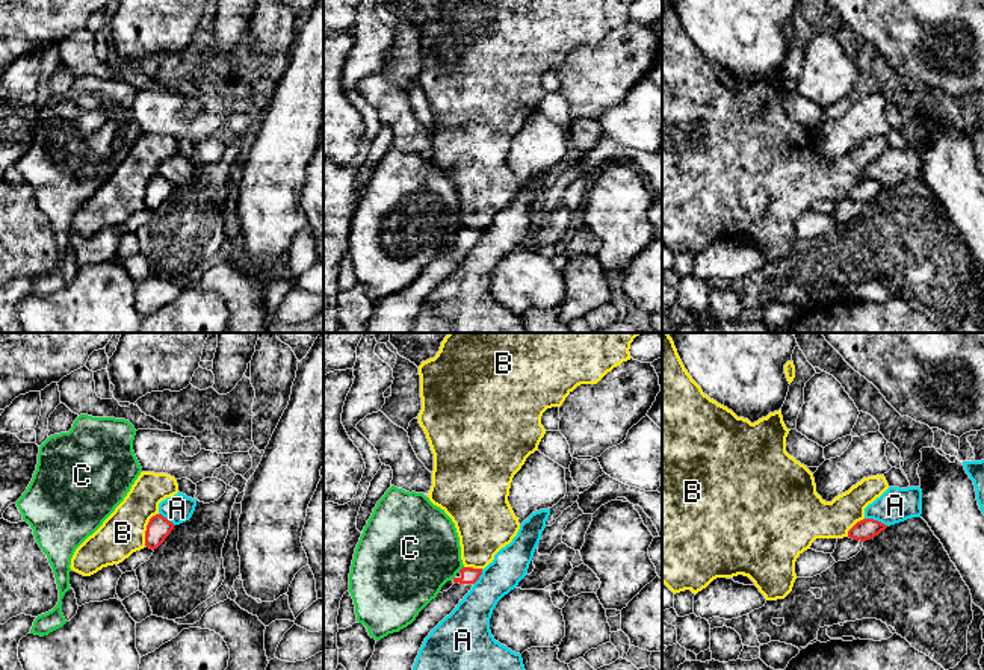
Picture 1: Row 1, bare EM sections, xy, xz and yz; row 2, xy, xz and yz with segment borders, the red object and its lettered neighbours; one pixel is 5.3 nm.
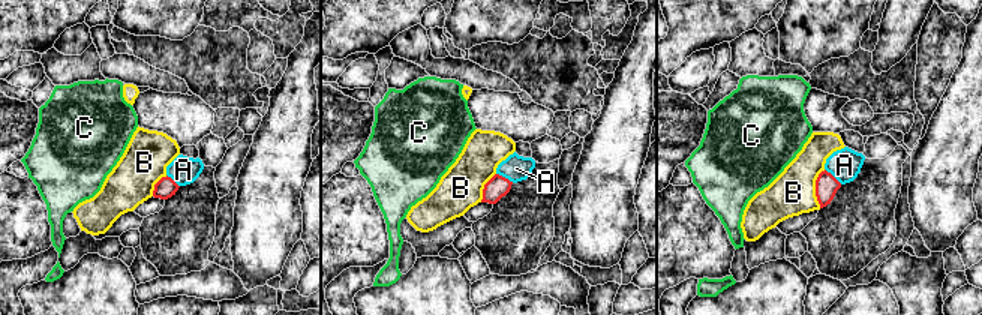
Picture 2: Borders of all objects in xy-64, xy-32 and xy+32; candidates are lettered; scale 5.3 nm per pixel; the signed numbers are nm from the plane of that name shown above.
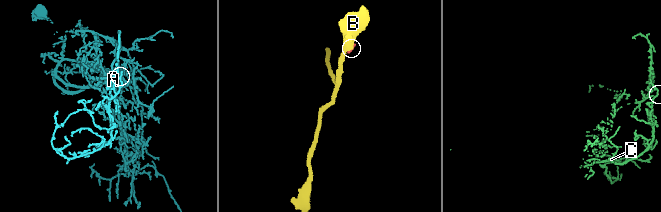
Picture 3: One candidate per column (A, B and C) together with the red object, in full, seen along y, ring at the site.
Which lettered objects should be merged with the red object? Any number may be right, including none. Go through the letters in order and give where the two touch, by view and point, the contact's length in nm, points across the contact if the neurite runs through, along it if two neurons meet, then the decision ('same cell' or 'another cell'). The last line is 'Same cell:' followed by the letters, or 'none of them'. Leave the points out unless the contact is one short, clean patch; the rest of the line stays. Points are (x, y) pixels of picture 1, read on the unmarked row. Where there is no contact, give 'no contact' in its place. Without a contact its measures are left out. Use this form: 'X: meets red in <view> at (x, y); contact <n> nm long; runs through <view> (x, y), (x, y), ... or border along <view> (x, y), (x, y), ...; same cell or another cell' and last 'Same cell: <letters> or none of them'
A: meets red in yz at (877, 182); contact 130 nm long; another cell
B: meets red in xy at (147, 189); contact 190 nm long; another cell
C: meets red in xz at (461, 230); contact 40 nm long; border along xz (463, 227), (458, 232); another cell
Same cell: none of them

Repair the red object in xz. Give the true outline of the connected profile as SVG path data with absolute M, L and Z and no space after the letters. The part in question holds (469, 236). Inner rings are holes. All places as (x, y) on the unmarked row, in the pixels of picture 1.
M463 228L453 247L438 254L411 286L376 302L366 333L411 333L425 299L456 269L481 236L482 230Z

